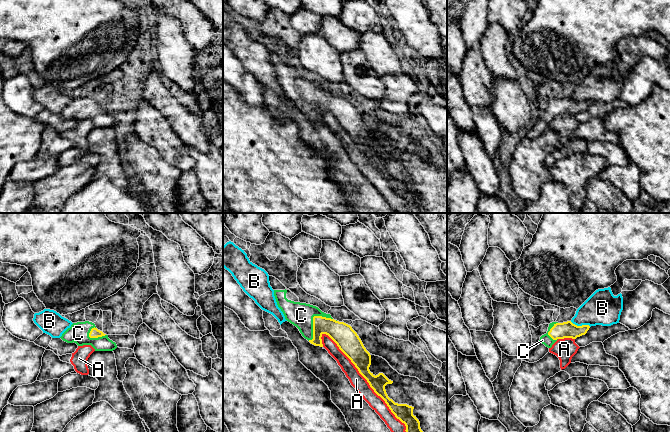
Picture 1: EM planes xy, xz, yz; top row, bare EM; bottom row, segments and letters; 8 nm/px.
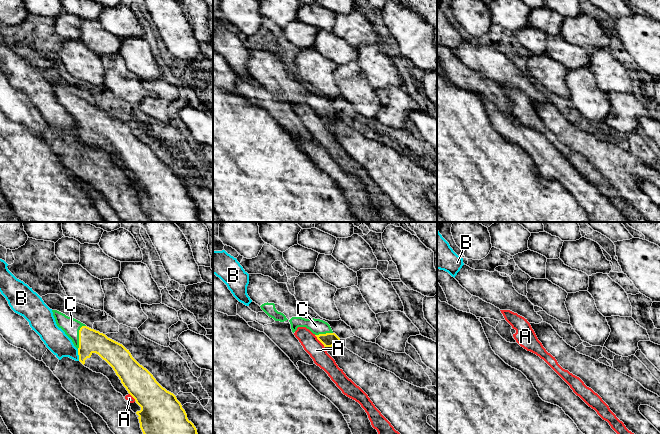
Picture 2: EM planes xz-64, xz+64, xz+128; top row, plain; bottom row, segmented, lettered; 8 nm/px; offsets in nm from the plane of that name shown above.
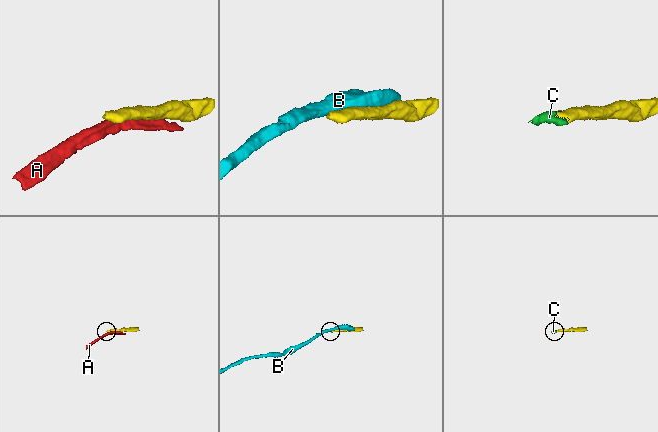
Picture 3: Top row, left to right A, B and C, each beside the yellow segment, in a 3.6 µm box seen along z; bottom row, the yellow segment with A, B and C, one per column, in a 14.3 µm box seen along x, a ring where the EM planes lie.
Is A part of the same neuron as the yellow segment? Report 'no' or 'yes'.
no

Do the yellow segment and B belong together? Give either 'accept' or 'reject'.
reject

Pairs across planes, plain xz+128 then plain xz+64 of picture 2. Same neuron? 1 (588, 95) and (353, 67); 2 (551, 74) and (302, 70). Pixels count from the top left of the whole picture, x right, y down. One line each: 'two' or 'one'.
1: one
2: one

